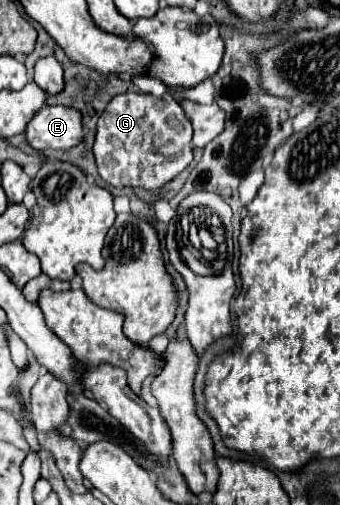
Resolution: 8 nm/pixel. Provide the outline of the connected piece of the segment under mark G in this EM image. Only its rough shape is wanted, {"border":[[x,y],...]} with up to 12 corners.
{"border":[[123,93],[93,155],[113,187],[161,189],[193,161],[169,95]]}

